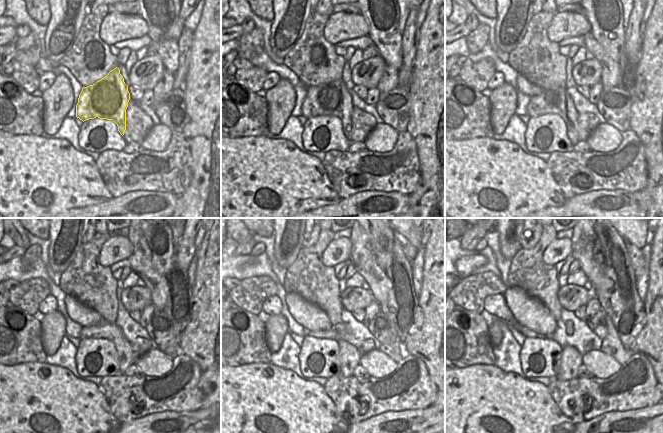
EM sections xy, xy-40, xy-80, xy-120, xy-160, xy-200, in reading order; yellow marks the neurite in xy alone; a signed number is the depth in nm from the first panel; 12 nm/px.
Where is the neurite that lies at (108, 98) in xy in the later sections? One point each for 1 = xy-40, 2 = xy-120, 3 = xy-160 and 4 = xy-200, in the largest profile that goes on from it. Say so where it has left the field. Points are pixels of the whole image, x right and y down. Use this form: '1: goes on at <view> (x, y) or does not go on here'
1: goes on at xy-40 (334, 99)
2: goes on at xy-120 (110, 331)
3: goes on at xy-160 (346, 348)
4: goes on at xy-200 (569, 350)

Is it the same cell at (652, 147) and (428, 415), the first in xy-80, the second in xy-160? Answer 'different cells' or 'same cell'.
different cells

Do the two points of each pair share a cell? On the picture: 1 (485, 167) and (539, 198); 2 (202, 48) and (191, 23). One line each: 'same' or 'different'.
1: same
2: different

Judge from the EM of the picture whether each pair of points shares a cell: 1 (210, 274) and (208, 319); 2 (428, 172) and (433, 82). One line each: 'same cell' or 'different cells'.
1: same cell
2: same cell

